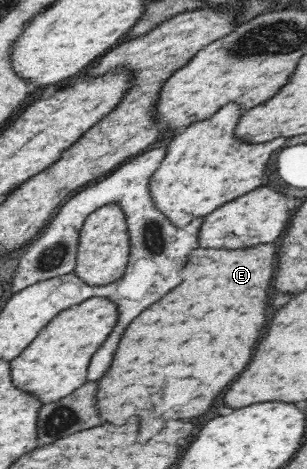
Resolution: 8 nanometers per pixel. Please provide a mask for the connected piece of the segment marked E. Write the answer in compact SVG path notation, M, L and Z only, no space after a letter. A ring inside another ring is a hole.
M275 244L245 250L193 250L187 258L183 274L179 274L183 282L159 302L143 310L143 314L139 314L139 318L127 326L127 334L123 334L123 342L119 342L119 350L115 350L111 370L107 370L107 374L99 380L95 406L101 418L117 424L135 414L143 414L147 408L155 408L161 420L181 420L181 414L183 418L205 414L217 396L225 392L227 384L231 384L243 372L253 356L255 344L267 322L265 308L269 302L271 278L275 274L275 256ZM153 390L157 392L157 398L151 404L149 396Z

